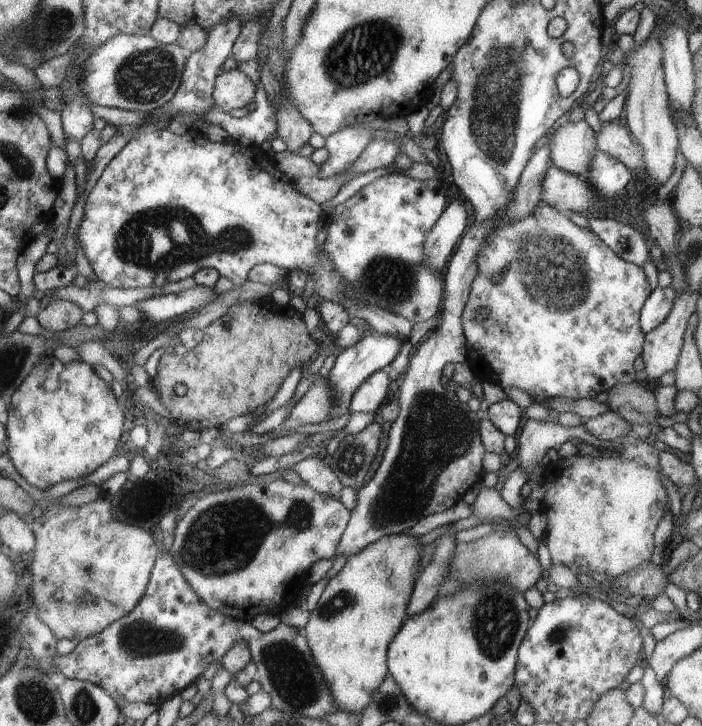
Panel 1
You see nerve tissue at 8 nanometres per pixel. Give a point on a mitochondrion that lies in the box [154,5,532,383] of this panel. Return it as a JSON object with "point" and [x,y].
{"point":[360,55]}

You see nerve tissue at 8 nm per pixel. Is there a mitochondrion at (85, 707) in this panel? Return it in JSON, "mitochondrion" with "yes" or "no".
{"mitochondrion":"yes"}

